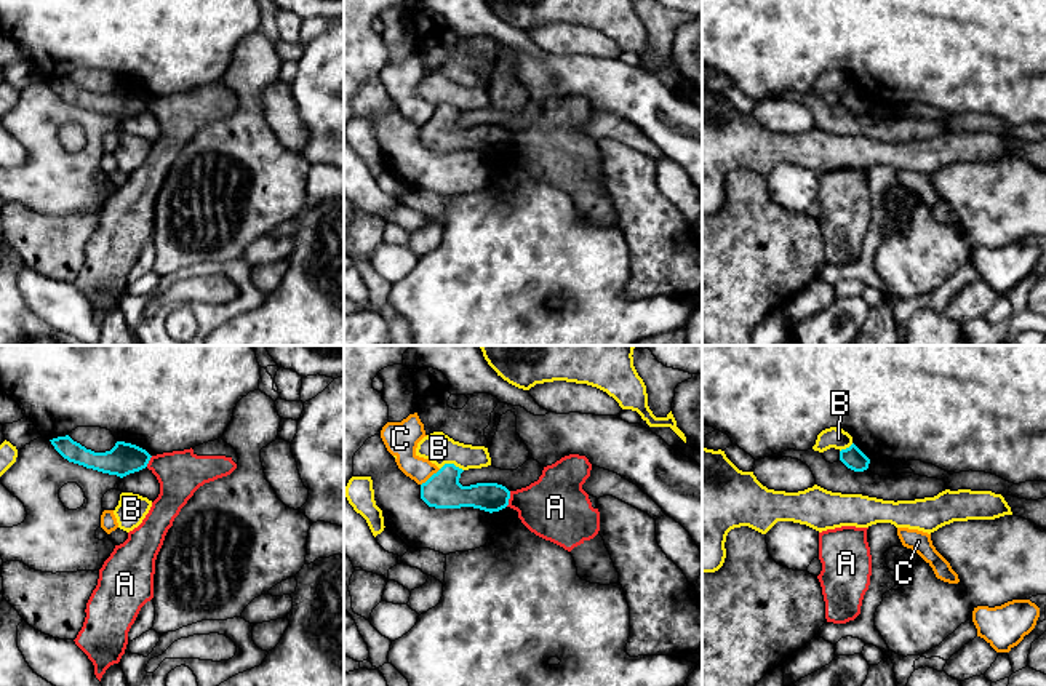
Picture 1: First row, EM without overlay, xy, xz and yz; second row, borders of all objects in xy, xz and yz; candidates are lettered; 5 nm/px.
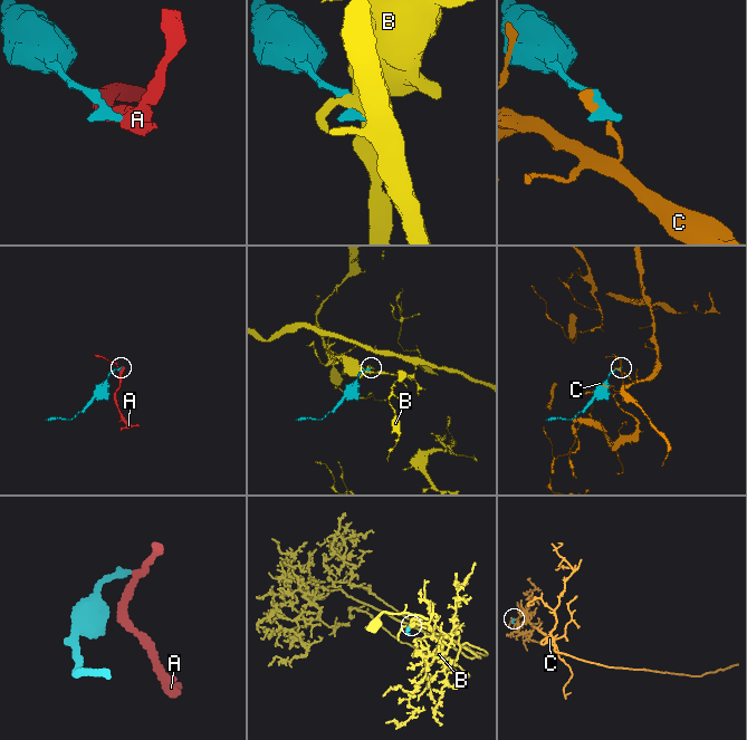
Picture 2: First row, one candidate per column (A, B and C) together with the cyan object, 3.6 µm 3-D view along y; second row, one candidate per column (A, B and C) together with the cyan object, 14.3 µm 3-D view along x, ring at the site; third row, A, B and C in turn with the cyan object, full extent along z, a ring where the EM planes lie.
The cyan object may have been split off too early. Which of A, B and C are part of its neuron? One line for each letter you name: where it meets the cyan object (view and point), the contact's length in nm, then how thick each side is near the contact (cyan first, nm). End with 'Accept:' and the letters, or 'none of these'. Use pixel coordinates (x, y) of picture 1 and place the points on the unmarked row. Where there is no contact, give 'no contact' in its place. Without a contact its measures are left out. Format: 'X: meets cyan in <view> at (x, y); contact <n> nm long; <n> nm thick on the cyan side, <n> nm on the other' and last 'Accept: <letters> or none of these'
Accept: none of these

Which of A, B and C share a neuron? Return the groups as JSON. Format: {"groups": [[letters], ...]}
{"groups": [["A"], ["B"], ["C"]]}

